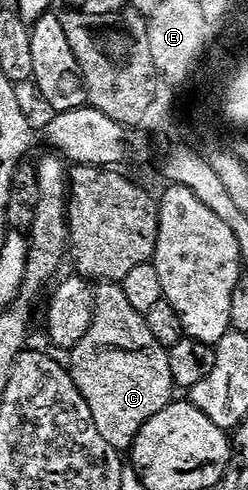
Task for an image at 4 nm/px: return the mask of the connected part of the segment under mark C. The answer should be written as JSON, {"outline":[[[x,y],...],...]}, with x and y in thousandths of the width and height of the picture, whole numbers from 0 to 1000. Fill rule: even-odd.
{"outline":[[[407,576],[383,588],[387,637],[363,671],[290,714],[282,751],[315,802],[363,827],[395,884],[488,924],[528,914],[573,867],[698,820],[702,784],[677,710],[605,680],[585,637],[540,631],[484,578]]]}

